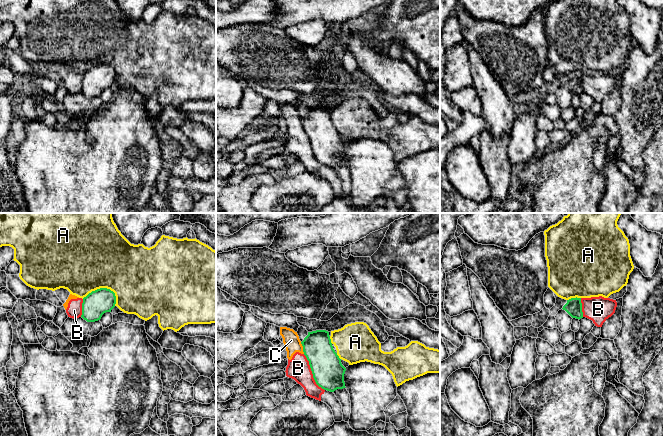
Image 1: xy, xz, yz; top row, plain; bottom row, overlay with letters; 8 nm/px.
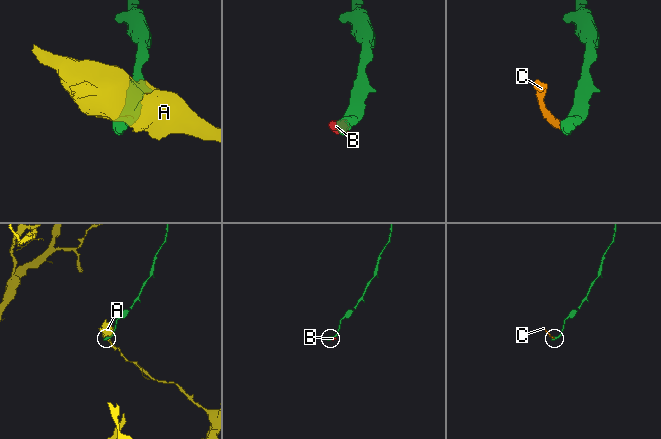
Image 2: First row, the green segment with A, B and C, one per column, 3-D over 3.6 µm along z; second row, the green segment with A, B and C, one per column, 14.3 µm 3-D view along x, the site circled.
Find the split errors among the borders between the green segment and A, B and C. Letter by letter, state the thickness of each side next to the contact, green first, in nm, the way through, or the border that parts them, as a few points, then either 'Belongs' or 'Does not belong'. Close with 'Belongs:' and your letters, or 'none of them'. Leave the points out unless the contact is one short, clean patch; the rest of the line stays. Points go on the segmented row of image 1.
A: Thickness 200 nm (green) against 500 nm. Does not belong
B: Thickness 260 nm (green) against 190 nm. Boundary: xz (303, 354), (308, 361), (314, 381), (324, 390). Does not belong
C: Thickness 240 nm (green) against 130 nm. Boundary: xz (300, 342), (304, 353). Does not belong
Belongs: none of them

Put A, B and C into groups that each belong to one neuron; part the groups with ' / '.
A / B C

